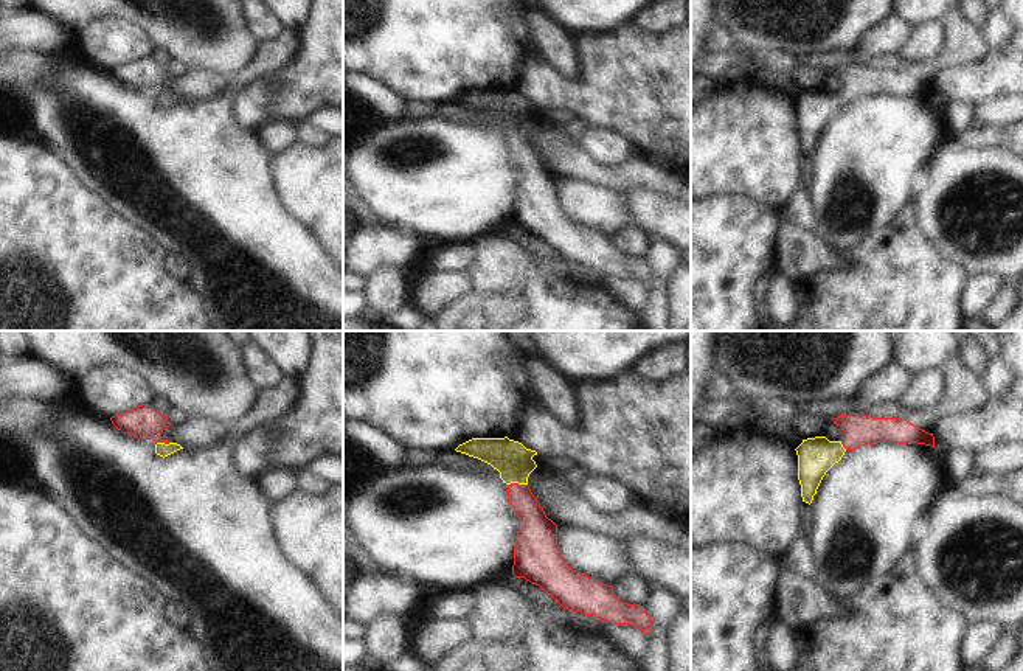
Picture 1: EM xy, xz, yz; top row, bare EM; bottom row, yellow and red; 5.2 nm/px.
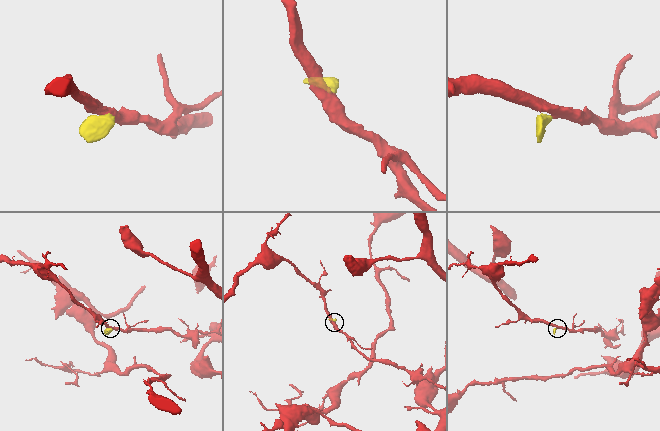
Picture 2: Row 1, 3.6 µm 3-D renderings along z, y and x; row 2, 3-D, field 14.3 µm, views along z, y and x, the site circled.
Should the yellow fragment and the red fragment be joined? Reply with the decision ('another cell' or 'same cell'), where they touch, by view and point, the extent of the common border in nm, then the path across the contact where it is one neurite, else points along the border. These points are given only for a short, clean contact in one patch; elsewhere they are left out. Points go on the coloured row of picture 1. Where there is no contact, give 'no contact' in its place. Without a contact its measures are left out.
same cell | xz (517, 482) | 100 nm | across xz (511, 458), (517, 482), (534, 527)

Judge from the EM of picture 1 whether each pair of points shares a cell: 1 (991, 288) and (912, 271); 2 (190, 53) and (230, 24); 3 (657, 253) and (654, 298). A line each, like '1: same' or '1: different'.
1: different
2: same
3: same

